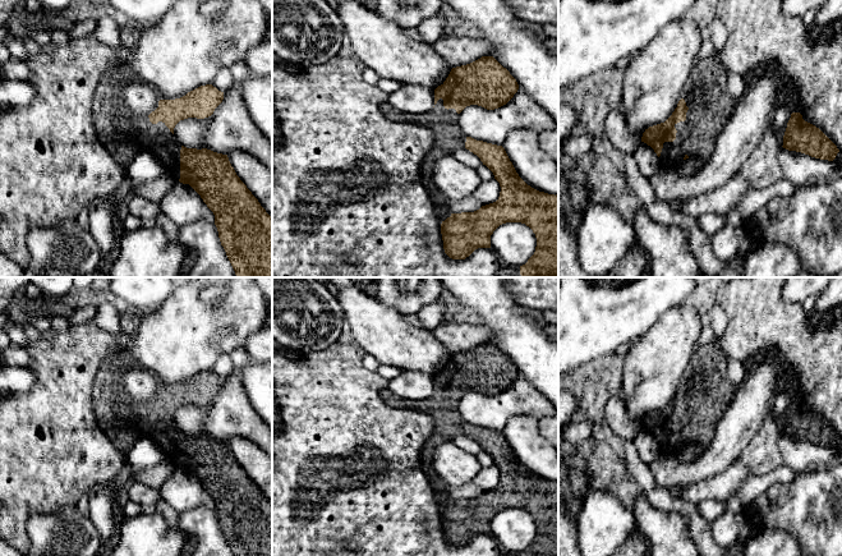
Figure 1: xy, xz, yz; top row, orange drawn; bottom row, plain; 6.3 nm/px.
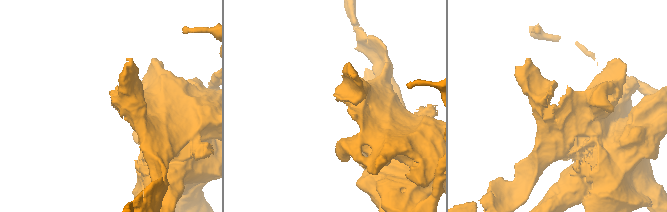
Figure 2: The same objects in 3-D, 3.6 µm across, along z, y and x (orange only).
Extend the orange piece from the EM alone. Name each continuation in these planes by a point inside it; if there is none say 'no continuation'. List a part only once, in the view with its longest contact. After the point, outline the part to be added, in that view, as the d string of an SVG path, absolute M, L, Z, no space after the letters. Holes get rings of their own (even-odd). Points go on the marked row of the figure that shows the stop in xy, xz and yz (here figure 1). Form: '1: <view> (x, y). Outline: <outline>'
1: yz (696, 136). Outline: M699 59L693 68L689 86L705 87L704 98L686 112L686 120L675 124L673 142L664 142L661 166L675 169L684 157L709 157L716 142L732 118L739 102L727 88L727 69L716 59Z

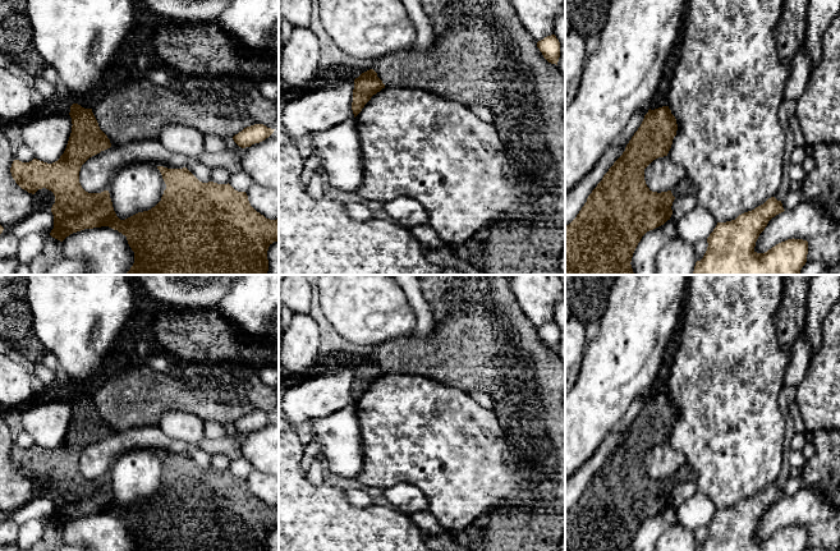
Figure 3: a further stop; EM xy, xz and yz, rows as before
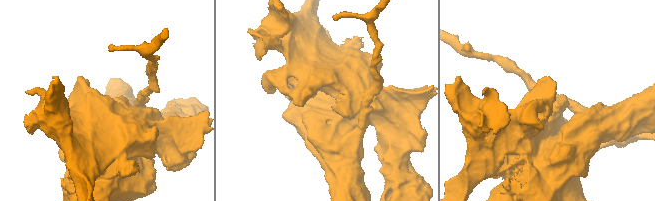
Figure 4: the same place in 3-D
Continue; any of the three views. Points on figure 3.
1: yz (660, 99). Outline: M681 26L679 35L674 42L674 46L670 51L670 55L666 60L657 91L648 104L648 109L651 109L651 110L655 110L655 109L658 109L662 106L667 106L667 93L669 93L670 83L671 83L674 73L675 73L675 68L676 68L679 58L680 58L684 32L685 32L685 28L684 28L684 26Z

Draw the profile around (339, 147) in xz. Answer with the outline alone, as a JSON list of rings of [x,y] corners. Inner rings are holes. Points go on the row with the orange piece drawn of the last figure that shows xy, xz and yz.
[[[355,119],[309,136],[313,151],[321,155],[321,170],[343,192],[354,192],[363,179],[362,153]]]

